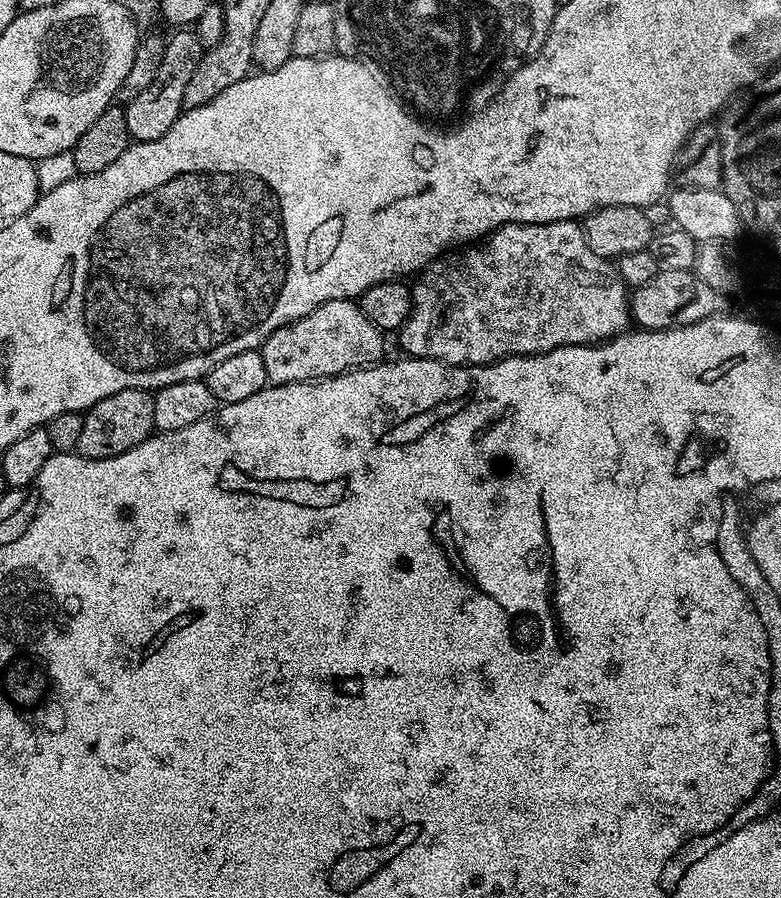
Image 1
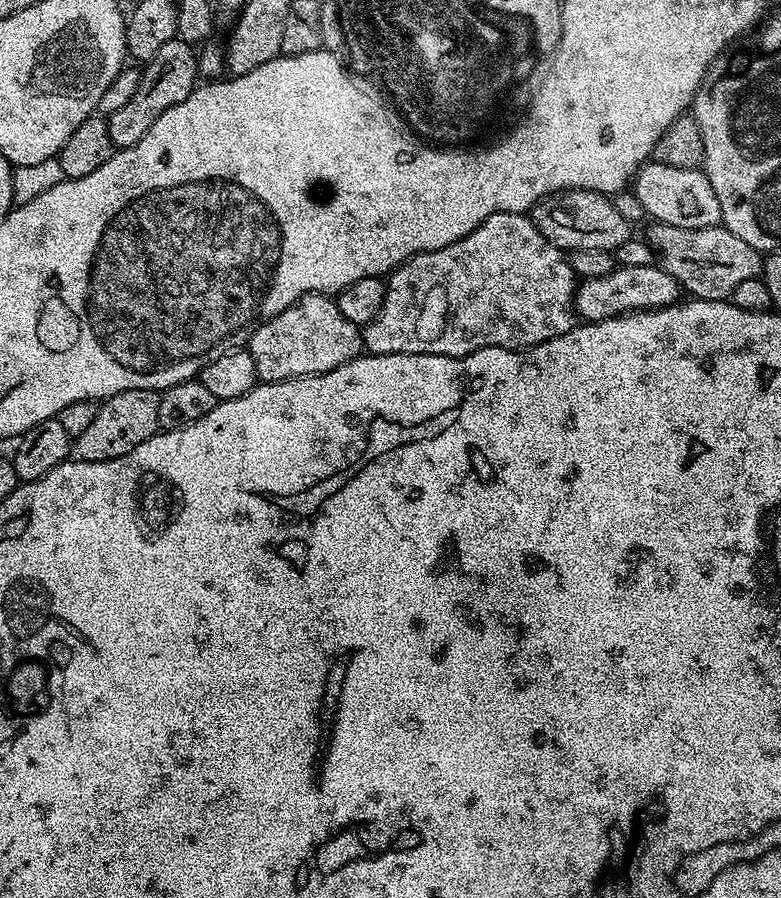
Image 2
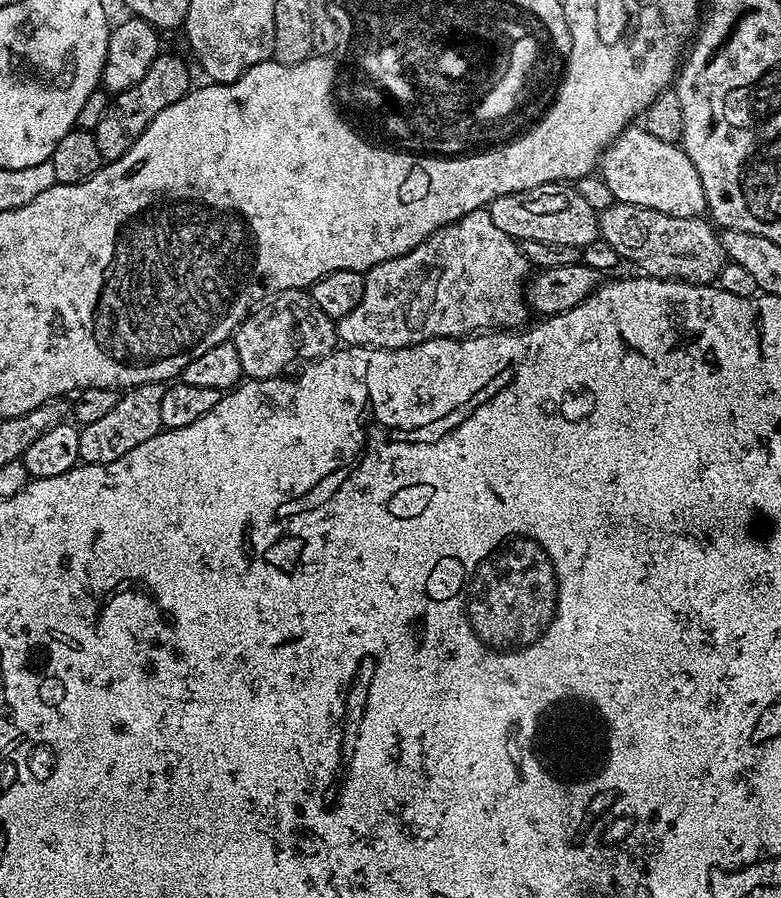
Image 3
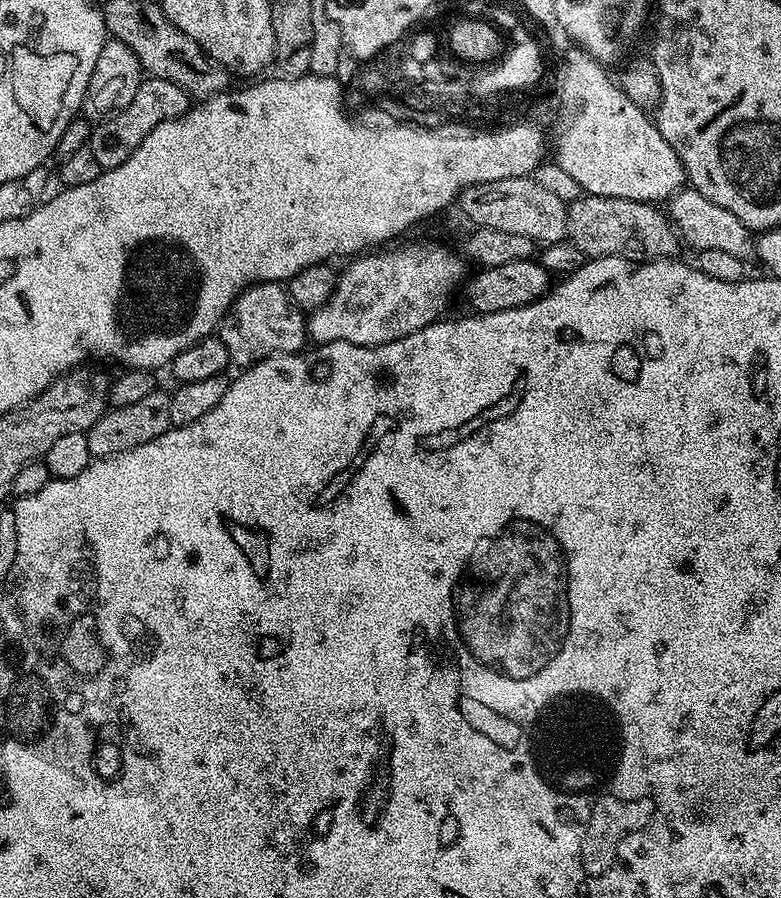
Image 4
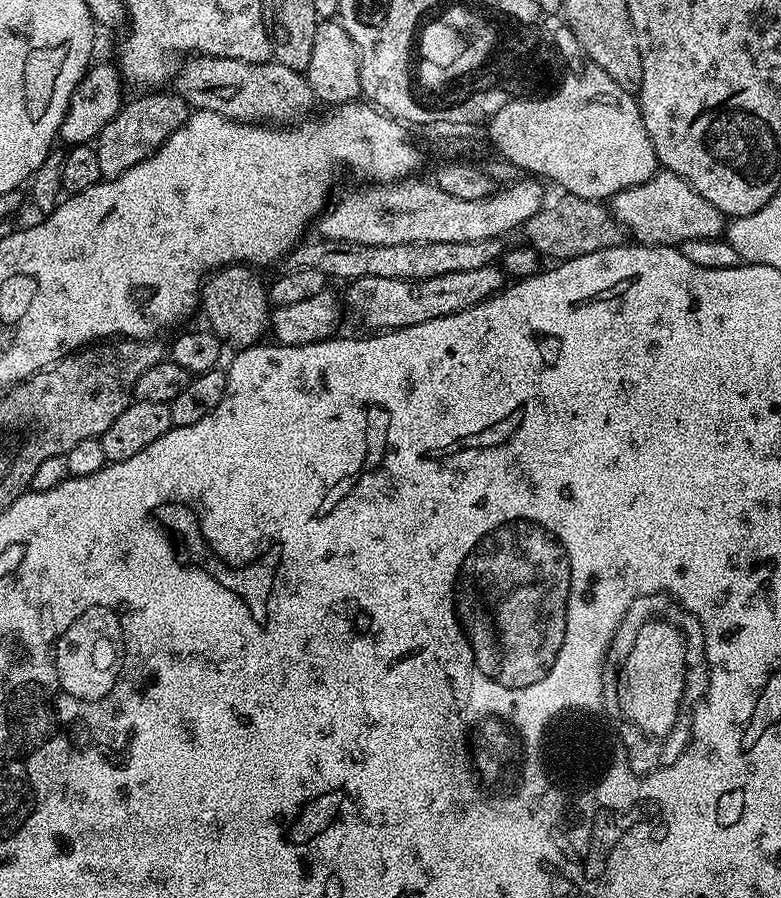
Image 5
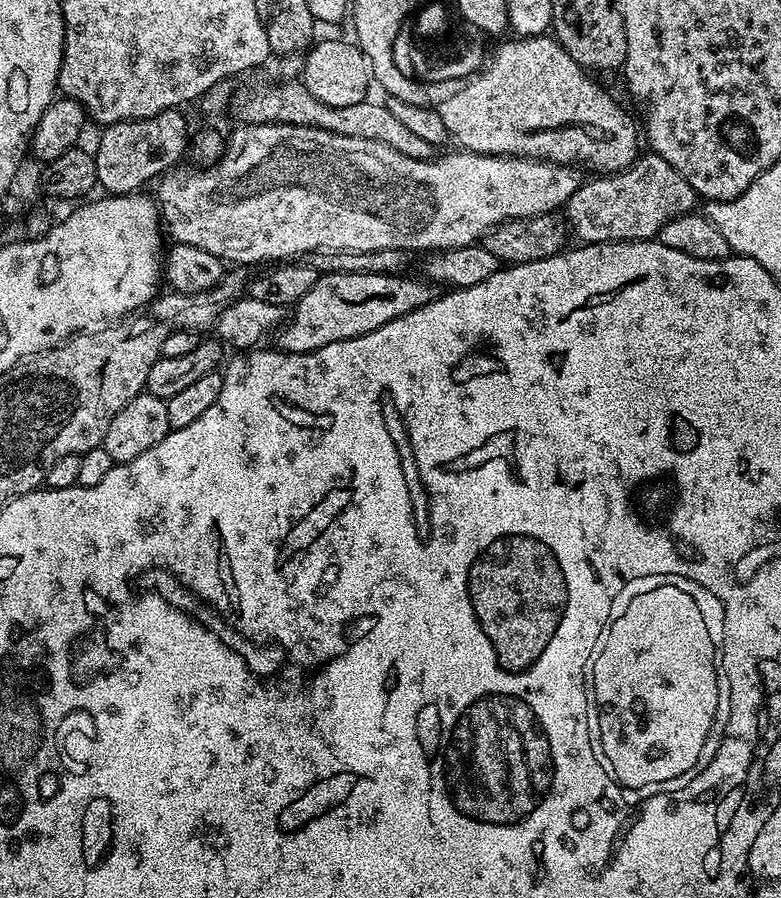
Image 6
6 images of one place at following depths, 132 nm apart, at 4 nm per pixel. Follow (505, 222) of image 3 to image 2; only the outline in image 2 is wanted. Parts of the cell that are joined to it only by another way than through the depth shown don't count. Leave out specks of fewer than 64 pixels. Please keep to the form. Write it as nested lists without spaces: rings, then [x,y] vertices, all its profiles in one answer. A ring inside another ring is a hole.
[[[570,188],[555,197],[556,205],[551,208],[547,199],[539,200],[532,207],[530,215],[538,230],[554,246],[563,248],[569,253],[578,250],[606,250],[615,253],[622,242],[633,239],[633,225],[615,210],[611,199],[603,192],[591,192],[585,188]]]

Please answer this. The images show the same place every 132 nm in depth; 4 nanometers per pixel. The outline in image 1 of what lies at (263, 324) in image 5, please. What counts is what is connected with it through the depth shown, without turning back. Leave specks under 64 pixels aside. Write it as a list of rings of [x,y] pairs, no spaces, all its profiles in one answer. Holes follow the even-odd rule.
[[[335,300],[274,330],[258,350],[266,366],[269,385],[307,384],[309,380],[324,380],[328,376],[377,363],[383,357],[380,355],[384,352],[384,340],[385,333],[362,314],[356,300]]]

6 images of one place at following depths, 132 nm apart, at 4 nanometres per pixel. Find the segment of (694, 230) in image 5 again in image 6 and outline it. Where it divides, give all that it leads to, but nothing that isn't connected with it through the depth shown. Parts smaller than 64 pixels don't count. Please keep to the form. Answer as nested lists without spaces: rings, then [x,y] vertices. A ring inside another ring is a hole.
[[[655,154],[641,155],[623,172],[600,174],[596,180],[585,179],[574,194],[570,194],[568,203],[562,209],[563,219],[567,227],[577,236],[577,241],[585,244],[607,244],[618,240],[651,240],[659,237],[662,226],[674,218],[684,216],[697,207],[698,197],[690,182],[678,174],[662,157]]]

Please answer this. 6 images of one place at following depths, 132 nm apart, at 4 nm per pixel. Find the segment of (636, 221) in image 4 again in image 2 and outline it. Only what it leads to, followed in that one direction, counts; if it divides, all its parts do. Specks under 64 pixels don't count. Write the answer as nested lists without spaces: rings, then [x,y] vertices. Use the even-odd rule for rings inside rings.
[[[658,223],[651,227],[646,239],[658,257],[659,267],[671,274],[689,297],[728,300],[738,282],[761,275],[762,254],[750,242],[742,242],[738,234],[730,234],[728,228],[675,228]]]

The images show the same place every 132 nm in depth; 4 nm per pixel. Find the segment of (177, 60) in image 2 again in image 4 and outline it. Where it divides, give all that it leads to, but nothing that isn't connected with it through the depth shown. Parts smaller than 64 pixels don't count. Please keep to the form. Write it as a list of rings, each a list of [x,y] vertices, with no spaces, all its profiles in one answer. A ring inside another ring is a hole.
[[[151,78],[141,79],[134,99],[130,101],[130,106],[101,119],[91,129],[91,136],[86,146],[94,154],[100,169],[107,170],[114,166],[122,166],[122,162],[126,162],[126,158],[130,158],[130,154],[134,154],[134,150],[142,146],[142,138],[146,138],[146,134],[150,134],[154,126],[178,118],[188,111],[189,107],[190,98],[182,89],[174,86],[174,82]]]

